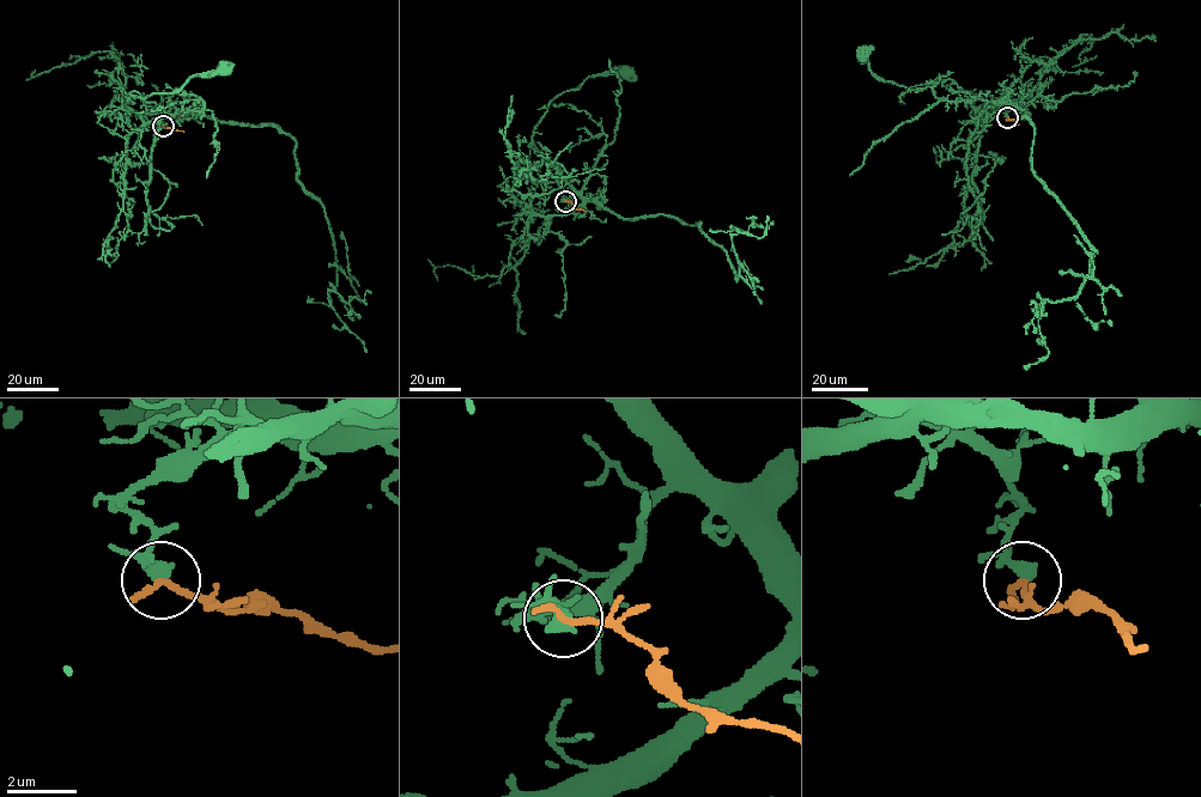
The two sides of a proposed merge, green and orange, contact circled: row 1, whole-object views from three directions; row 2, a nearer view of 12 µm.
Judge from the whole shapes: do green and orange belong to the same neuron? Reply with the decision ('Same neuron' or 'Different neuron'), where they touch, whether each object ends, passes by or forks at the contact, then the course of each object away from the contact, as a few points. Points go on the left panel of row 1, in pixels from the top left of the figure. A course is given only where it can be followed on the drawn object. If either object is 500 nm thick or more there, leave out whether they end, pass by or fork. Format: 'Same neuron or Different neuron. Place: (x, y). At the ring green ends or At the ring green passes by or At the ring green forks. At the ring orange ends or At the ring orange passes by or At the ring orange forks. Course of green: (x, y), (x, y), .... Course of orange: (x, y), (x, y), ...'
Different neuron. Place: (163, 126). At the ring green forks. At the ring orange ends. Course of green: (163, 126), (161, 120), (170, 115), (131, 91), (141, 98), (174, 92), (193, 77), (223, 68). Course of orange: (163, 126), (183, 132)

